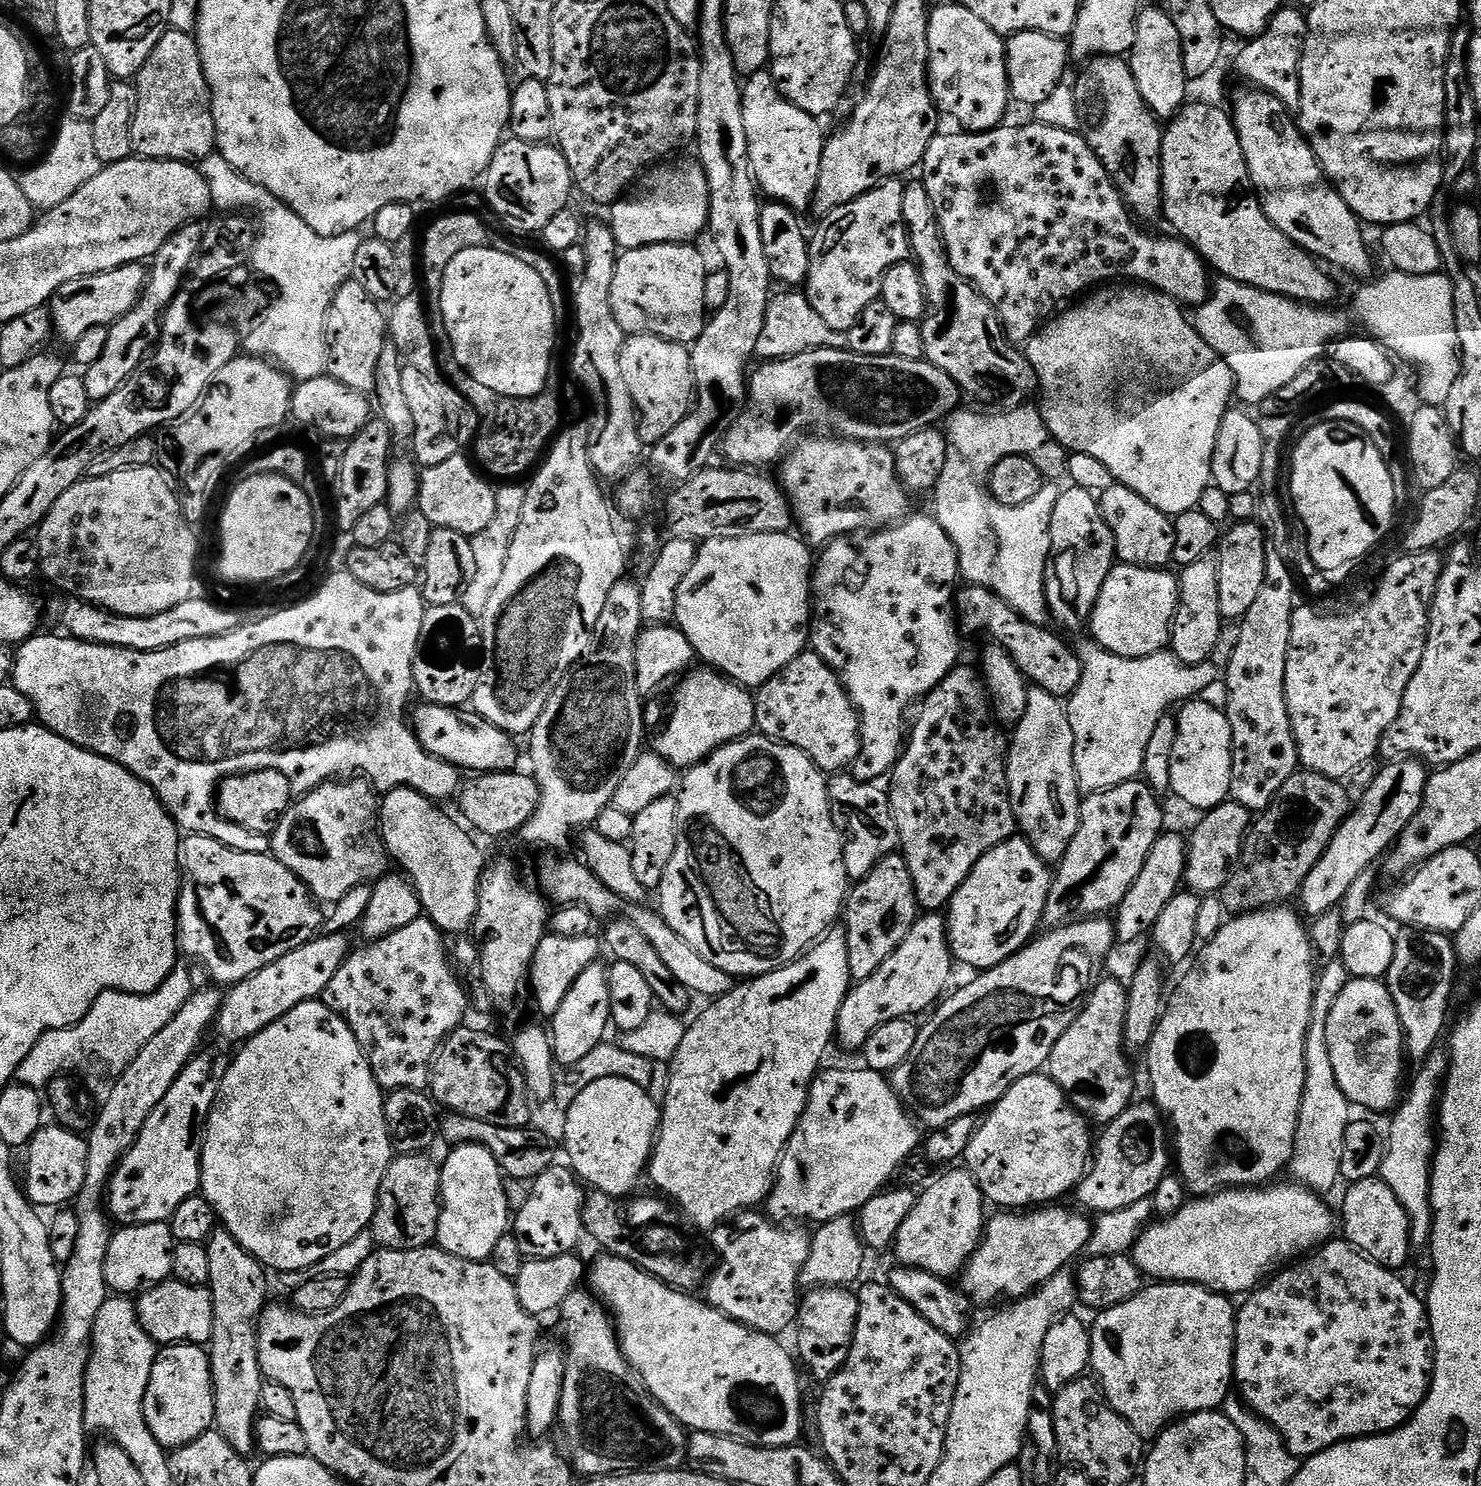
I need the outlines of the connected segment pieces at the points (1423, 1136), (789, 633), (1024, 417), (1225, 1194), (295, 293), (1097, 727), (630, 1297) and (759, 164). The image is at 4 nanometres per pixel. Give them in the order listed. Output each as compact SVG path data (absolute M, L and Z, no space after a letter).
M1437 1050L1429 1054L1427 1060L1423 1061L1420 1073L1416 1076L1416 1081L1412 1084L1412 1090L1407 1091L1406 1097L1400 1102L1398 1109L1395 1114L1391 1117L1392 1129L1387 1129L1386 1132L1386 1143L1388 1145L1388 1153L1384 1155L1384 1161L1380 1167L1379 1179L1386 1182L1386 1186L1390 1186L1390 1190L1394 1190L1394 1194L1398 1194L1398 1202L1402 1202L1402 1206L1406 1210L1406 1214L1410 1218L1412 1223L1412 1246L1413 1249L1420 1250L1420 1248L1427 1249L1429 1247L1430 1241L1432 1239L1432 1157L1436 1155L1436 1146L1438 1143L1438 1105L1440 1102L1440 1097L1444 1091L1444 1082L1448 1075L1448 1069L1450 1067L1450 1056L1447 1051Z
M791 531L716 536L703 541L694 558L694 566L690 566L690 574L686 574L682 586L678 586L675 619L697 657L749 690L759 689L770 678L779 676L780 671L794 662L794 658L798 658L810 644L814 567L814 552L812 556L811 551L813 549Z
M1023 404L1009 409L1006 413L978 414L970 410L959 409L947 419L944 433L947 438L946 464L942 476L936 480L933 488L933 513L936 520L946 530L947 536L954 542L959 558L961 577L975 587L990 589L996 596L1002 597L1007 604L1031 624L1045 625L1049 619L1048 601L1045 598L1044 578L1048 567L1049 552L1052 549L1052 524L1054 507L1060 497L1059 486L1046 482L1030 502L1021 506L1005 506L993 497L989 482L995 465L1008 457L1024 457L1034 463L1038 472L1046 480L1052 481L1067 475L1068 451L1050 434L1044 418L1037 407Z
M1272 1182L1267 1186L1250 1188L1230 1188L1215 1192L1212 1196L1189 1199L1188 1203L1182 1206L1182 1210L1178 1210L1178 1214L1149 1223L1136 1239L1136 1246L1130 1255L1145 1277L1156 1282L1201 1284L1211 1292L1225 1294L1251 1293L1261 1281L1271 1277L1274 1270L1287 1265L1301 1254L1311 1253L1329 1243L1334 1236L1332 1231L1335 1228L1337 1231L1338 1228L1337 1217L1336 1220L1332 1217L1332 1212L1324 1201L1327 1199L1323 1195L1305 1188L1299 1182L1280 1183Z
M219 154L199 161L198 167L210 186L213 205L217 209L221 208L221 213L240 214L248 210L244 208L253 208L260 215L256 248L252 252L250 264L268 279L265 281L284 288L283 303L279 304L276 311L271 312L263 327L258 327L254 334L250 334L243 341L243 349L247 355L258 356L275 364L296 382L325 375L328 367L328 312L340 287L353 279L361 233L355 231L337 236L323 236L310 230L310 226L306 226L306 222L302 222L302 218L294 214L294 210L290 210L277 196L270 194L270 190L258 186L258 182L250 182L250 178L238 174L238 170L234 170L230 162L226 162L226 158Z
M1087 642L1088 644L1079 645L1078 655L1080 661L1084 664L1084 674L1080 679L1080 684L1072 691L1071 696L1067 697L1066 707L1069 714L1070 727L1074 732L1074 748L1073 748L1073 758L1074 758L1074 770L1077 774L1077 784L1080 787L1081 793L1085 797L1093 796L1099 792L1105 792L1110 790L1114 786L1119 784L1124 784L1128 780L1137 779L1143 773L1144 770L1144 759L1146 758L1146 746L1150 746L1150 738L1154 735L1154 726L1158 726L1158 722L1166 715L1169 715L1170 709L1168 708L1171 704L1176 704L1175 706L1183 705L1185 702L1193 699L1200 698L1205 695L1204 691L1207 688L1212 688L1216 684L1216 679L1218 681L1221 679L1222 672L1221 669L1215 668L1215 663L1209 662L1206 664L1187 664L1178 659L1171 650L1165 650L1163 652L1155 652L1149 656L1143 656L1142 658L1122 658L1118 654L1113 652L1107 652L1104 648L1100 647L1099 644L1095 642Z
M604 1254L604 1257L602 1257L601 1260L593 1266L593 1268L591 1265L590 1271L586 1276L586 1280L587 1283L588 1281L592 1283L592 1285L590 1285L591 1291L595 1293L601 1301L603 1301L606 1305L607 1311L610 1313L614 1321L616 1335L620 1342L620 1351L623 1352L624 1357L628 1359L632 1369L634 1369L635 1372L642 1378L642 1382L646 1385L646 1387L648 1387L648 1393L654 1397L654 1399L656 1399L656 1401L658 1401L658 1403L660 1403L660 1405L662 1405L664 1409L666 1409L666 1411L670 1413L676 1421L678 1421L679 1424L683 1424L685 1429L691 1430L692 1432L713 1432L714 1434L722 1434L723 1436L732 1436L736 1440L741 1440L747 1444L753 1444L759 1448L781 1448L782 1446L790 1446L791 1444L801 1443L802 1437L800 1437L800 1435L804 1432L804 1400L800 1397L800 1376L796 1373L798 1364L794 1359L793 1353L791 1356L791 1354L779 1344L781 1341L777 1339L777 1337L767 1336L765 1332L756 1332L753 1328L748 1328L745 1324L740 1324L738 1321L730 1319L726 1313L719 1312L718 1309L713 1308L711 1304L705 1302L703 1299L700 1299L701 1301L695 1300L698 1299L695 1295L680 1291L677 1288L672 1288L668 1284L664 1284L662 1280L657 1280L655 1277L651 1276L651 1274L644 1272L643 1269L639 1268L639 1266L623 1260L622 1257L615 1254Z
M771 71L756 72L743 81L742 122L746 125L746 146L748 161L752 167L752 175L756 178L759 191L769 201L785 204L793 208L797 214L804 214L807 208L813 207L818 186L818 170L822 170L822 150L826 132L820 129L821 121L815 116L806 114L806 110L798 110L781 94L774 82Z

